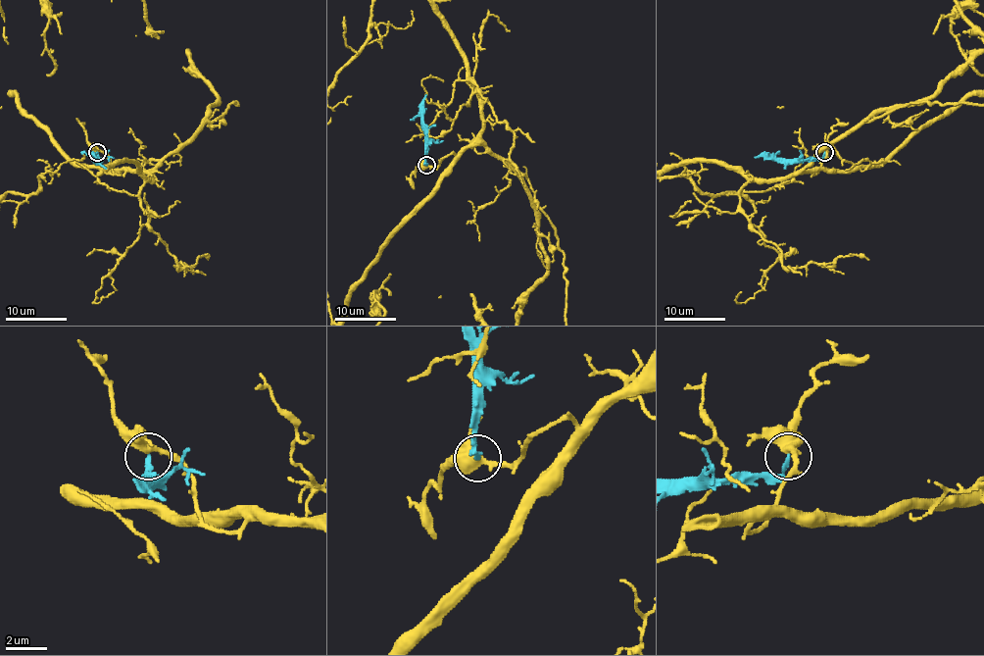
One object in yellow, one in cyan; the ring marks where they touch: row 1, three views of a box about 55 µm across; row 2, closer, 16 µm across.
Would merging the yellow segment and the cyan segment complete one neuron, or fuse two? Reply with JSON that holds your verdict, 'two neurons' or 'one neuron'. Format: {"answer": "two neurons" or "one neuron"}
{"answer": "one neuron"}

